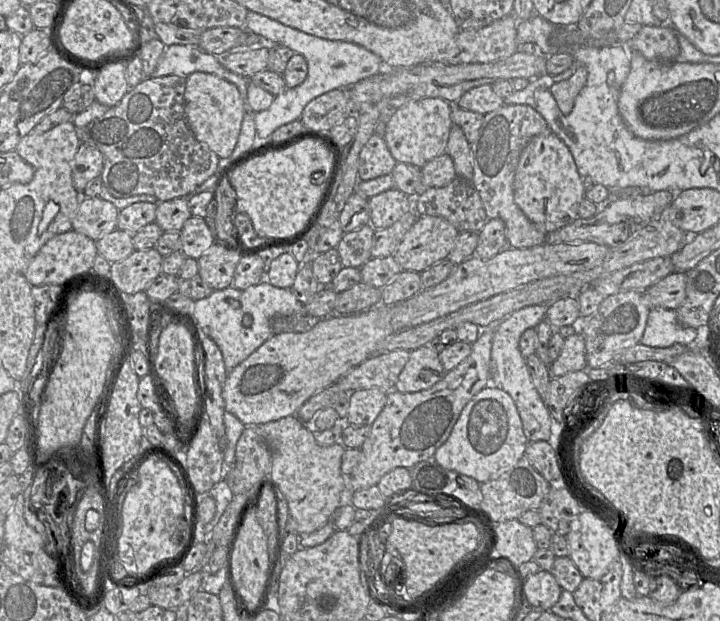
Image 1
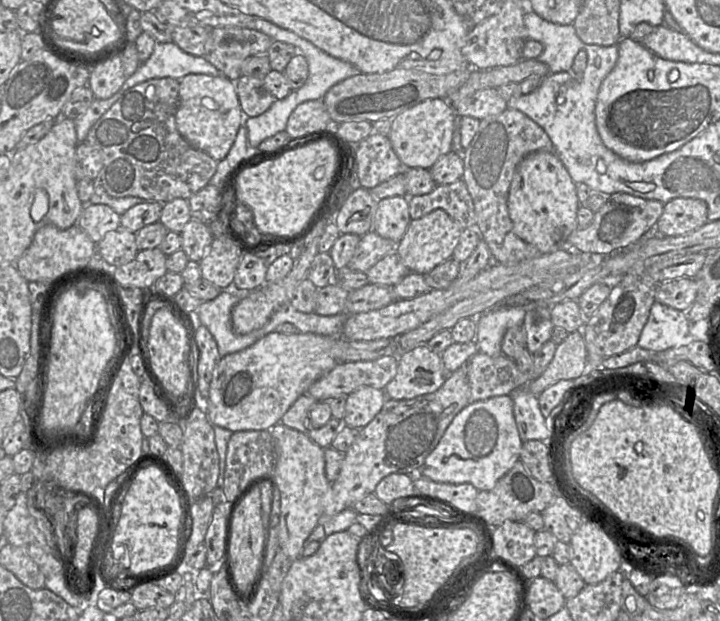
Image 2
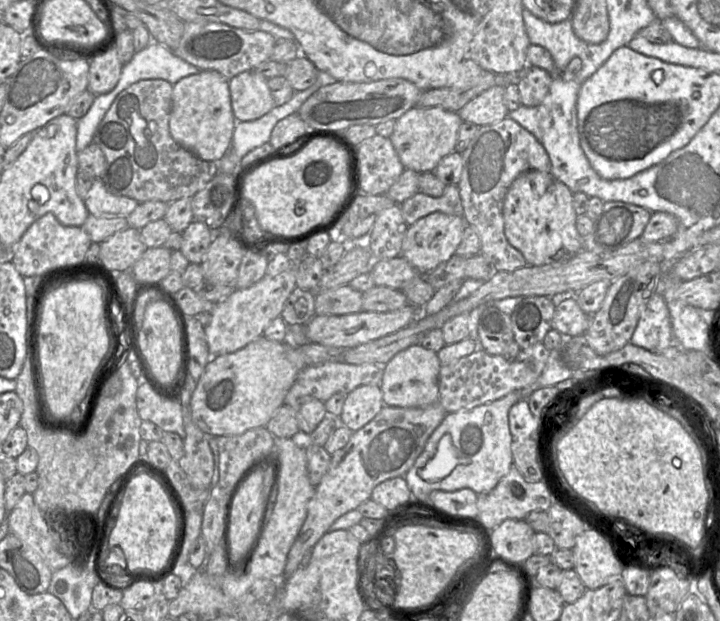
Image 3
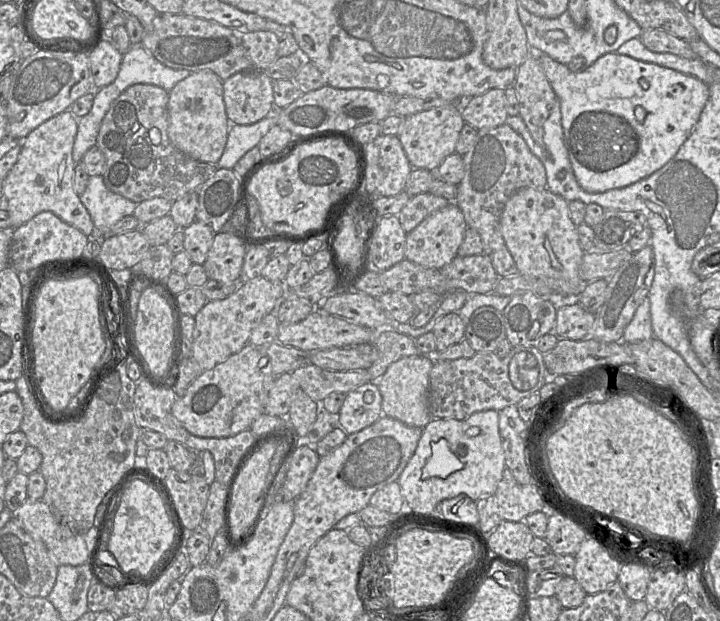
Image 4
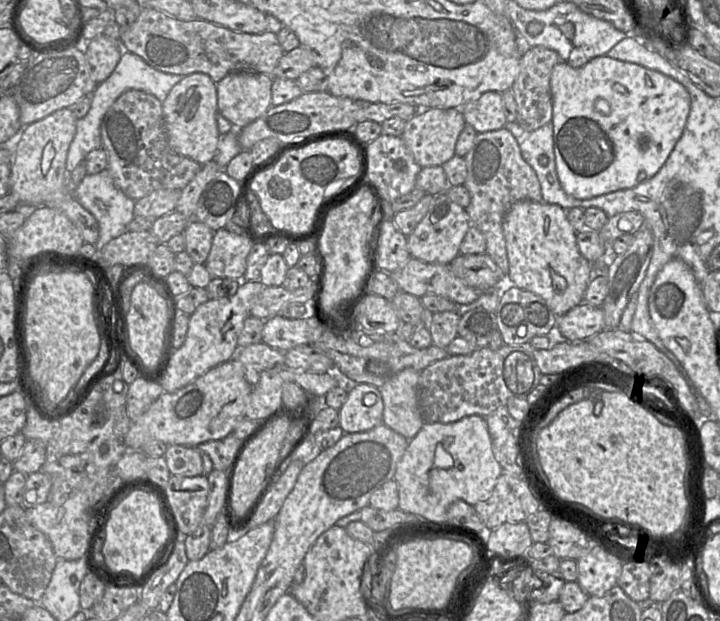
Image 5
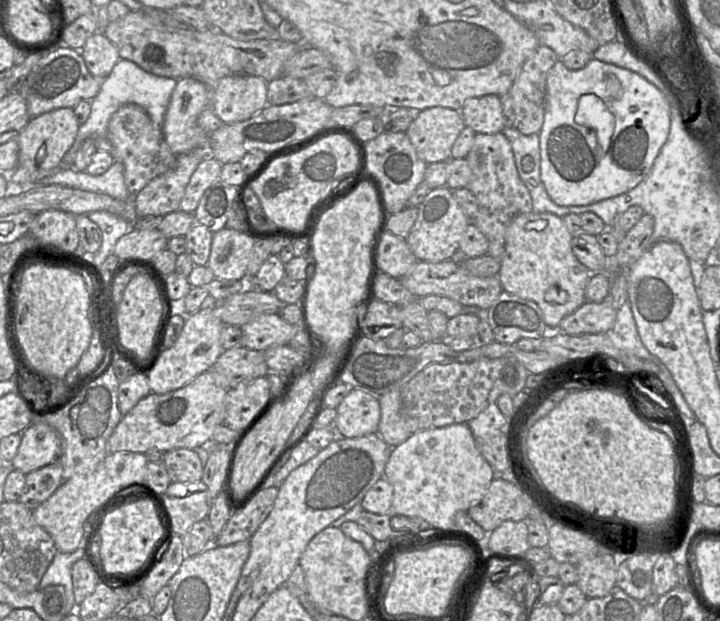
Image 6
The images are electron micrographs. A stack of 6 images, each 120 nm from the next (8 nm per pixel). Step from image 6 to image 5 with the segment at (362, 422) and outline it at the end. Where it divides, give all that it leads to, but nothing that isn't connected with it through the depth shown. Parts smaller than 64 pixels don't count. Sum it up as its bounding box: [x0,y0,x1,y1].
[339,384,384,433]

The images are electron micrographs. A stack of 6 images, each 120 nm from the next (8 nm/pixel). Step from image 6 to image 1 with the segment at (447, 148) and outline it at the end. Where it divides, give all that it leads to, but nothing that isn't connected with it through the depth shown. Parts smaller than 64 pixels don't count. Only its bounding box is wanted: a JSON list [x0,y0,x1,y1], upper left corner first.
[384,98,452,168]

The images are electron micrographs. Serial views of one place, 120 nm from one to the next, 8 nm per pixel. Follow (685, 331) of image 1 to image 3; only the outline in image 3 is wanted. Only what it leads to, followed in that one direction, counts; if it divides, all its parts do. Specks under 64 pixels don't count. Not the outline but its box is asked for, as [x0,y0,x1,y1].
[630,293,675,352]

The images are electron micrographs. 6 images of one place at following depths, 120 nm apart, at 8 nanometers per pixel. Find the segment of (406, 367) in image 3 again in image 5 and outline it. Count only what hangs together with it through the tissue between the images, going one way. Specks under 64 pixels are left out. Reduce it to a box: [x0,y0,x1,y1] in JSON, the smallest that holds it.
[378,368,424,440]

